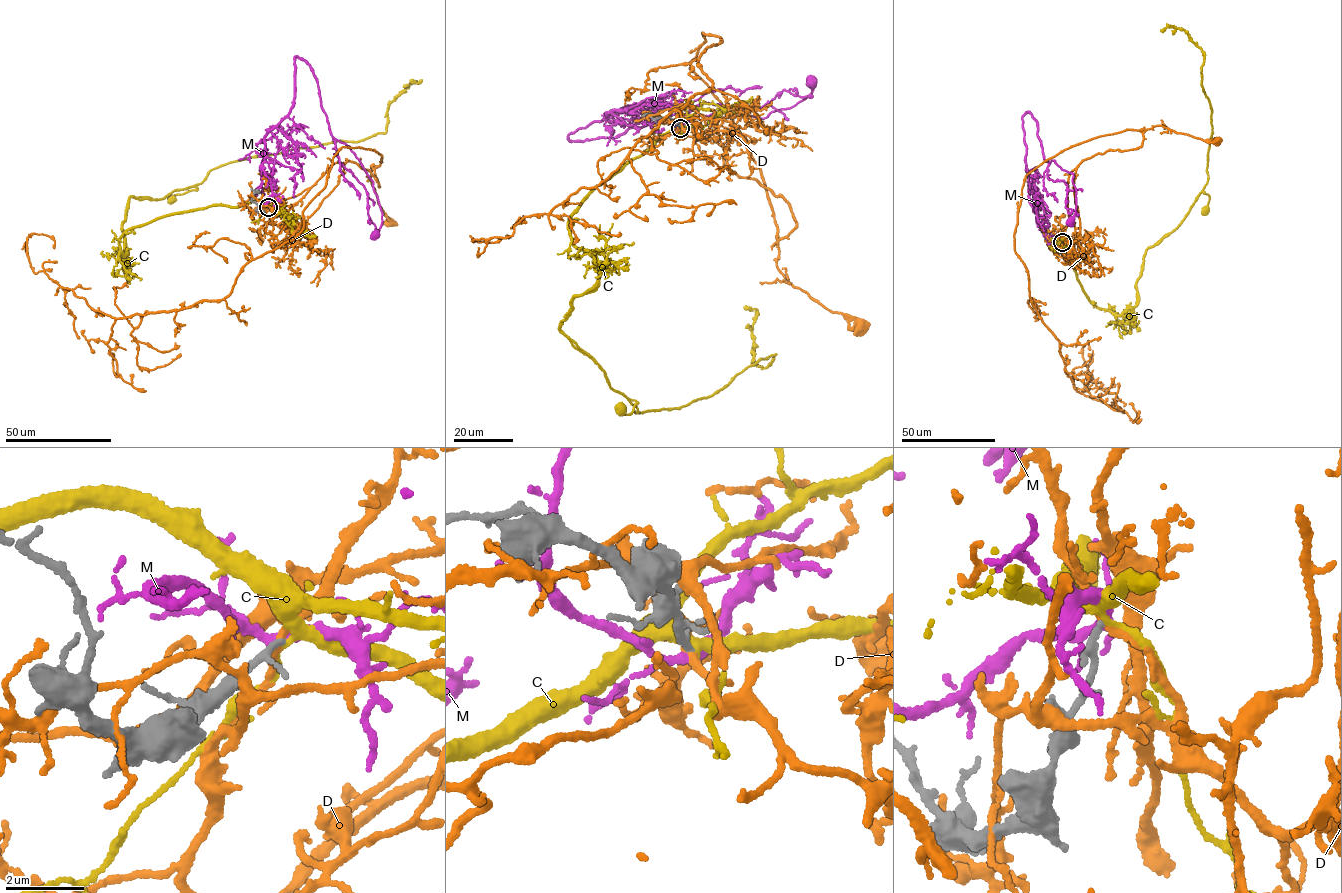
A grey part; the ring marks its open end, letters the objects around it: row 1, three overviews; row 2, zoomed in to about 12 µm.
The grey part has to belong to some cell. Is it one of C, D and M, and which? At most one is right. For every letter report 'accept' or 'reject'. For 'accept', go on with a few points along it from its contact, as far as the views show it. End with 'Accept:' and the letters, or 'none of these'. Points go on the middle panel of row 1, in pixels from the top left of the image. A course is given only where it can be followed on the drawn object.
C: reject
D: reject
M: reject
Accept: none of these

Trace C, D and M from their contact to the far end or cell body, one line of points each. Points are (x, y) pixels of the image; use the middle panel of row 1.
C: (680, 127), (573, 214), (598, 275), (560, 330), (635, 412), (679, 409), (771, 362), (743, 308)
D: (680, 127), (703, 141), (707, 129), (727, 169), (784, 198), (796, 225), (778, 241), (779, 271), (860, 328)
M: (680, 127), (668, 105), (645, 104), (569, 135), (614, 137), (672, 114), (766, 118), (807, 97), (812, 81)

